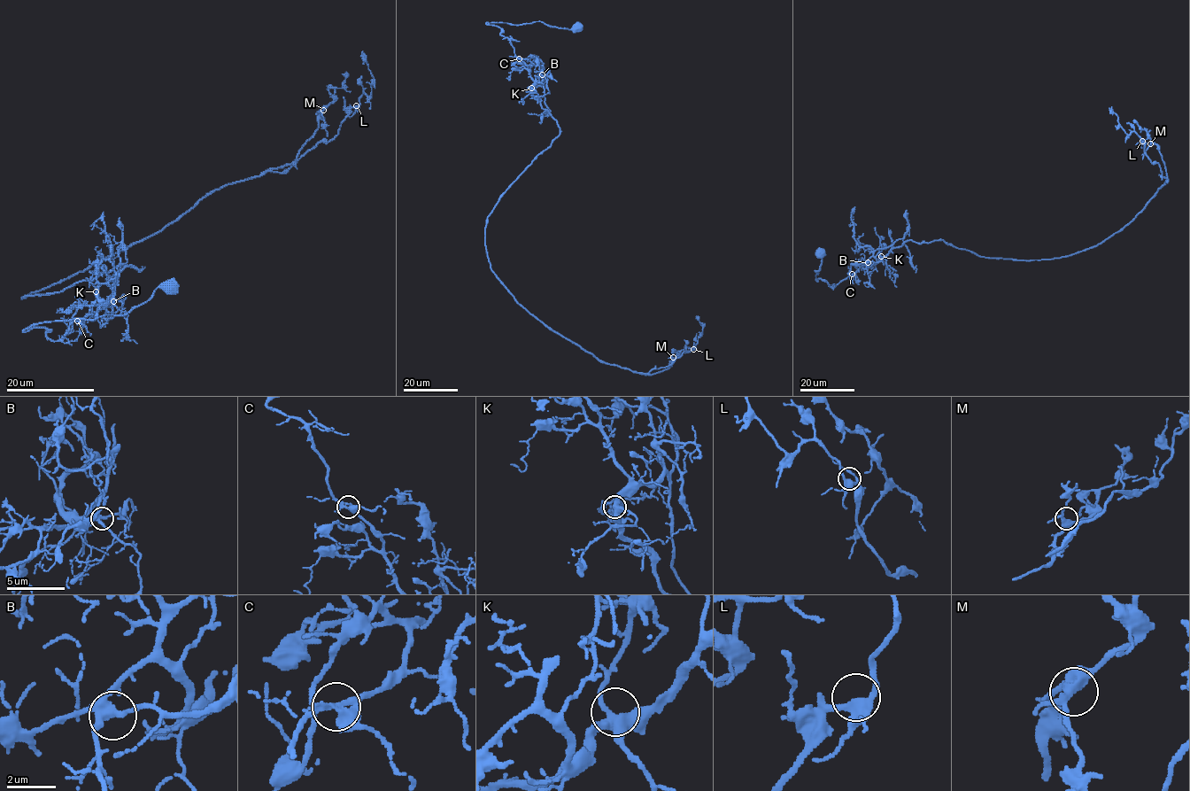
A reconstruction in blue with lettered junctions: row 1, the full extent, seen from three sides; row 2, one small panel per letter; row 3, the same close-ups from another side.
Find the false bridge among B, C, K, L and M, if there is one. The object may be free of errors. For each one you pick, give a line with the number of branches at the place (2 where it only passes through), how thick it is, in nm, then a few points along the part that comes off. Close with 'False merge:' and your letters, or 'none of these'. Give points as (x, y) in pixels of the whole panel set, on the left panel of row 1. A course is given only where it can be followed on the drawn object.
False merge: none of these

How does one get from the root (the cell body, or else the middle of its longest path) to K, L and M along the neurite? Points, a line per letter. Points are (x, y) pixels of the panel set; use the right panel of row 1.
K: (819, 253), (816, 279), (830, 287), (881, 256)
L: (819, 253), (816, 279), (831, 287), (910, 240), (1019, 260), (1085, 251), (1129, 223), (1168, 179), (1142, 141)
M: (819, 253), (816, 279), (831, 287), (910, 240), (1019, 260), (1085, 251), (1129, 223), (1167, 182), (1150, 143)

